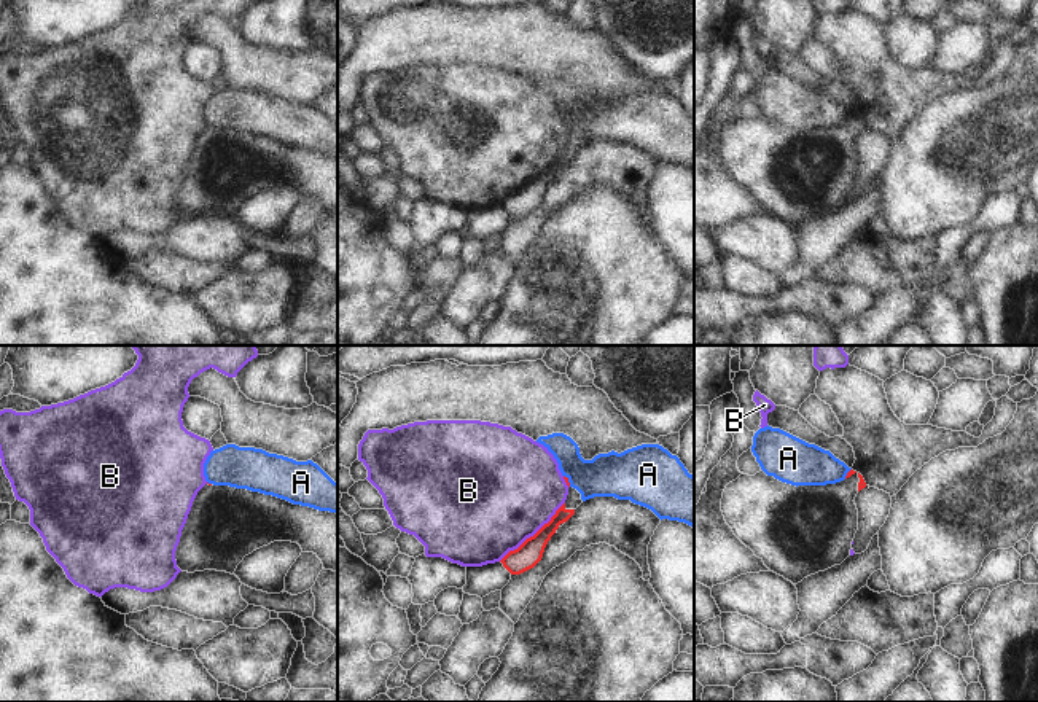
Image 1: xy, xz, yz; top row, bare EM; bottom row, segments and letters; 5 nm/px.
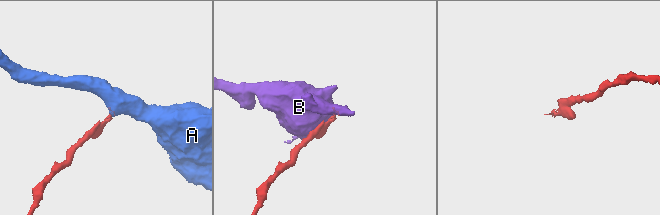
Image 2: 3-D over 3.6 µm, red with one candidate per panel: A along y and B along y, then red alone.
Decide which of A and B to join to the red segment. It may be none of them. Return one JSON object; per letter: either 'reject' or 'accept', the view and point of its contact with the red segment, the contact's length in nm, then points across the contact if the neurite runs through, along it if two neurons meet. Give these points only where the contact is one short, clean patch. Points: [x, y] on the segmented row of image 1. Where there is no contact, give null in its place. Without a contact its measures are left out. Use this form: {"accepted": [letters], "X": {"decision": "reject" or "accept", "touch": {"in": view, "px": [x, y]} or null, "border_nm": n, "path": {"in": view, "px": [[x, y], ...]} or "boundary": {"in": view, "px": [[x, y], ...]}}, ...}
{"accepted": [], "A": {"decision": "reject", "touch": {"in": "xz", "px": [567, 481]}, "border_nm": 70, "boundary": {"in": "xz", "px": [[564, 475], [570, 486]]}}, "B": {"decision": "reject", "touch": {"in": "xz", "px": [534, 535]}, "border_nm": 440}}

